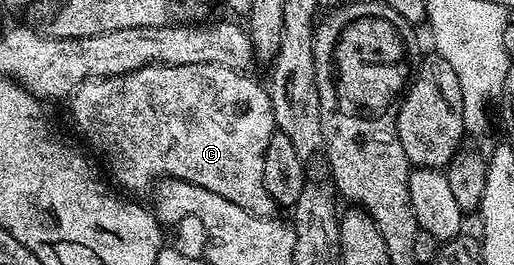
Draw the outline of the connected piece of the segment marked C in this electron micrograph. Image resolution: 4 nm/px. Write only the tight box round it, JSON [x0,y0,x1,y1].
[71,64,277,217]

